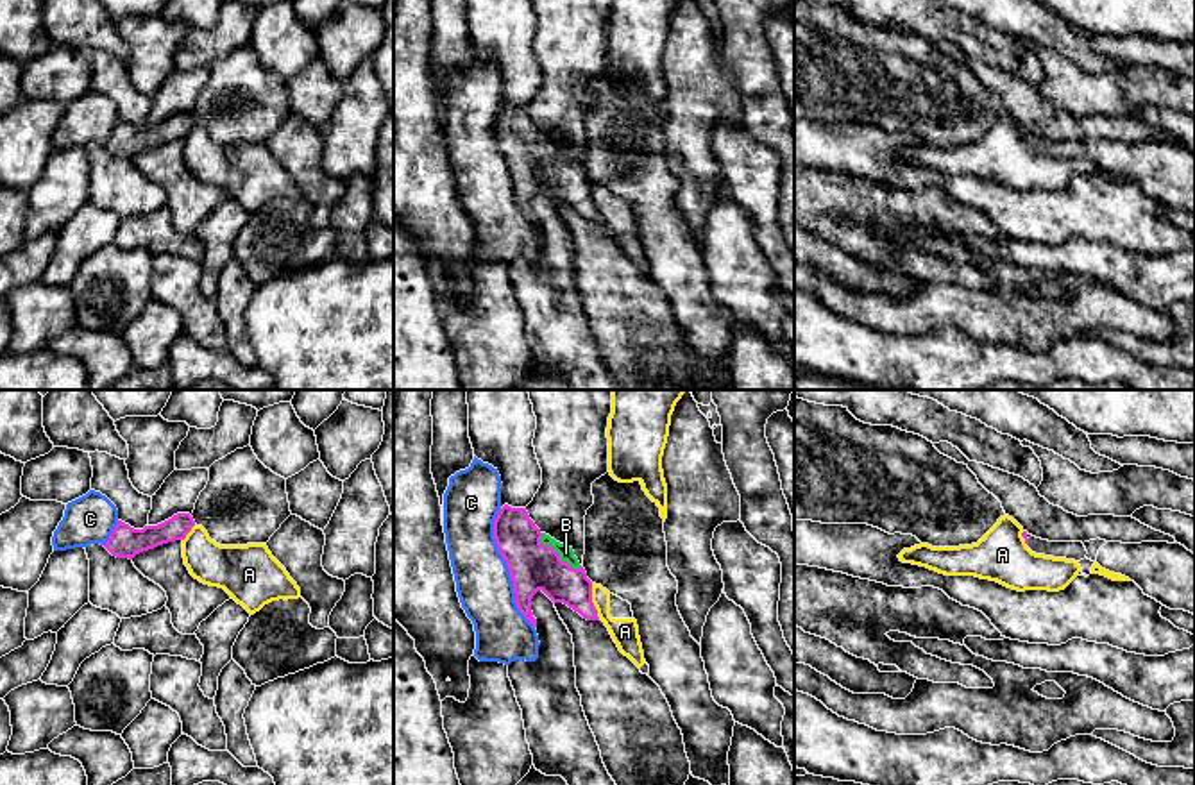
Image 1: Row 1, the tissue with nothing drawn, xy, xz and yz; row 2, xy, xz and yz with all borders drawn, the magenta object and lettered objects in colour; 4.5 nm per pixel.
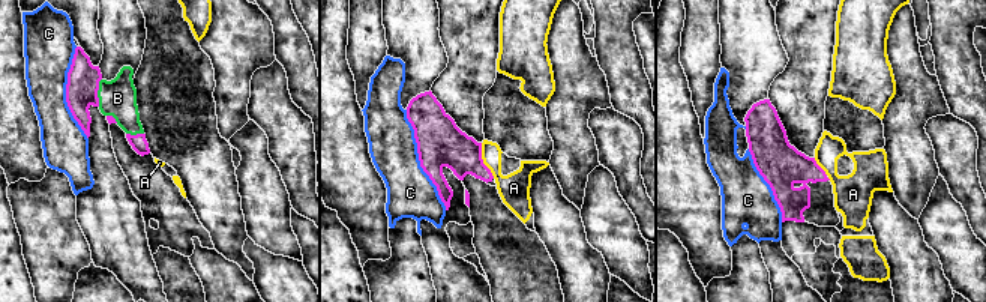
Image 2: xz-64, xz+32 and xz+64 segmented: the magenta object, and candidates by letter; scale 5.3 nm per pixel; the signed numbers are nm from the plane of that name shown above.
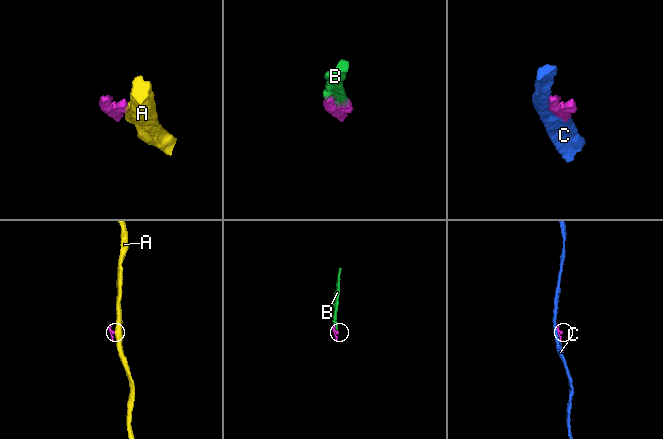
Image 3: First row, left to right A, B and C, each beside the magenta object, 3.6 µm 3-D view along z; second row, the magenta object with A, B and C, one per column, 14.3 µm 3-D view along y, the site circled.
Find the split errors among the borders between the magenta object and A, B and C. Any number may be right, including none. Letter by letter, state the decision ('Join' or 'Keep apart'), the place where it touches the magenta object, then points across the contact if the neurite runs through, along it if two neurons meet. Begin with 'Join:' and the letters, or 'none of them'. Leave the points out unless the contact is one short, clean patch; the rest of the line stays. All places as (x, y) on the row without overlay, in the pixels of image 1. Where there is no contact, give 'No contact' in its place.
Join: B
A: Keep apart. Touches magenta at xz (591, 199). Boundary: xz (591, 183), (591, 201), (598, 213)
B: Join. Touches magenta at xz (557, 152)
C: Keep apart. Touches magenta at xz (508, 167)

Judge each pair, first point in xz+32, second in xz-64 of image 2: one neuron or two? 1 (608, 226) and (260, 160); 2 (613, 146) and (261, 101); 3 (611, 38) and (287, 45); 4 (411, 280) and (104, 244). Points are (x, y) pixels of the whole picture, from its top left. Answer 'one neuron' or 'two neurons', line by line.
1: one neuron
2: one neuron
3: one neuron
4: two neurons

